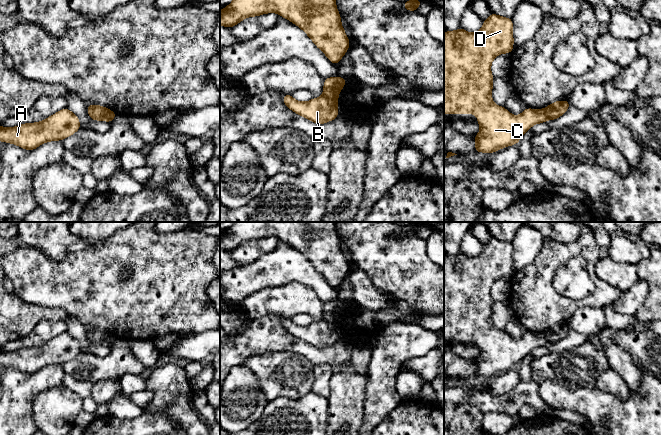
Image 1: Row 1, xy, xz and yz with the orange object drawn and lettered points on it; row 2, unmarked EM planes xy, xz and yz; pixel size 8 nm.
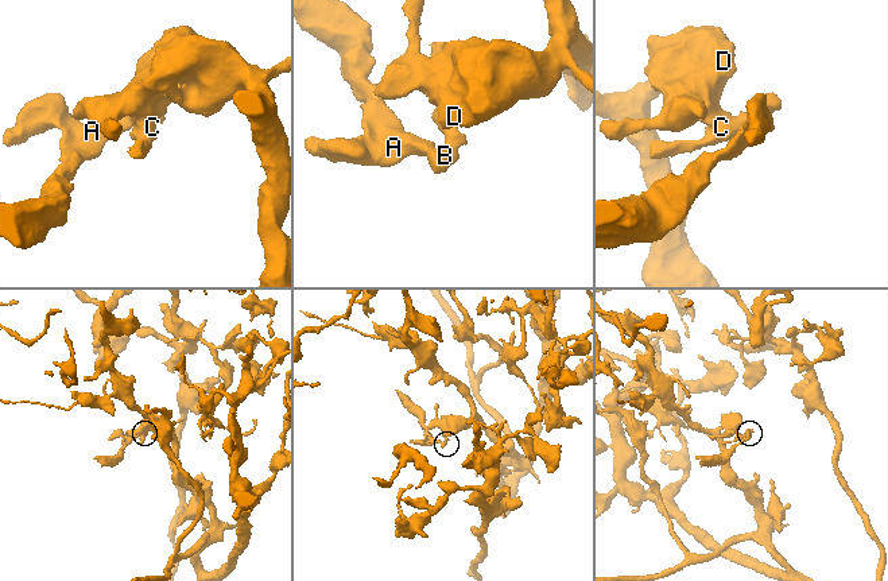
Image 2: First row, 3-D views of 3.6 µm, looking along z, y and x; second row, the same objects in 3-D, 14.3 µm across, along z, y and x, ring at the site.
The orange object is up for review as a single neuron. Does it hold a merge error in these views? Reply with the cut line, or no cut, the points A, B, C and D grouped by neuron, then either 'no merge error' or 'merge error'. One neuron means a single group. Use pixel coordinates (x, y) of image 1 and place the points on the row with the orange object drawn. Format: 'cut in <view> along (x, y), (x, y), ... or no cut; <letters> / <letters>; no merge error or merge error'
cut in xz along (323, 95), (336, 101); A B / C D; merge error

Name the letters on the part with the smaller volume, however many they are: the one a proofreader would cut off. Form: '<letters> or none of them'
A, B

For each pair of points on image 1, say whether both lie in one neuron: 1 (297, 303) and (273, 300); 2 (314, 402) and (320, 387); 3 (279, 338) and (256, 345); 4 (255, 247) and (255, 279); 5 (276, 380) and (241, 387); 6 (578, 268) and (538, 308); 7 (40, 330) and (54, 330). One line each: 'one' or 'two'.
1: one
2: two
3: one
4: two
5: two
6: two
7: one

